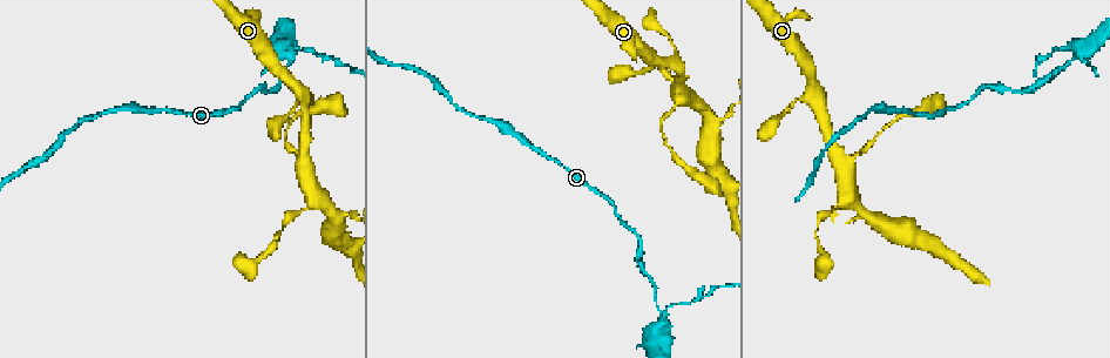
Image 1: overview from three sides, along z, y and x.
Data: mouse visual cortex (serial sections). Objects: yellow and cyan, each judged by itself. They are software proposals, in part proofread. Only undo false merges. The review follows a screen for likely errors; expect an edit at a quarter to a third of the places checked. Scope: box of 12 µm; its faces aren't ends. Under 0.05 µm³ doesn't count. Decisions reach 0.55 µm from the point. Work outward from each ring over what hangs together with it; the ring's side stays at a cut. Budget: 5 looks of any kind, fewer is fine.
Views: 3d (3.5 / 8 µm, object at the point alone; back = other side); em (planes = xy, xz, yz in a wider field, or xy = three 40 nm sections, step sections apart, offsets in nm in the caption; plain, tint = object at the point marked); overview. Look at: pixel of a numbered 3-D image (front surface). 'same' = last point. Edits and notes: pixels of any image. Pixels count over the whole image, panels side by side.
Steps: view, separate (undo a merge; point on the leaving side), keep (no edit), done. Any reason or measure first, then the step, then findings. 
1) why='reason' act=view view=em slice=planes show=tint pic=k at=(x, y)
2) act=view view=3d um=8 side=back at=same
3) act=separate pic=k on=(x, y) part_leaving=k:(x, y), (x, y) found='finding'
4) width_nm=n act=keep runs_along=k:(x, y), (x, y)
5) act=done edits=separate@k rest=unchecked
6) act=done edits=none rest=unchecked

why='arms part here' act=view view=3d um=3.5 pic=1 at=(851, 161)

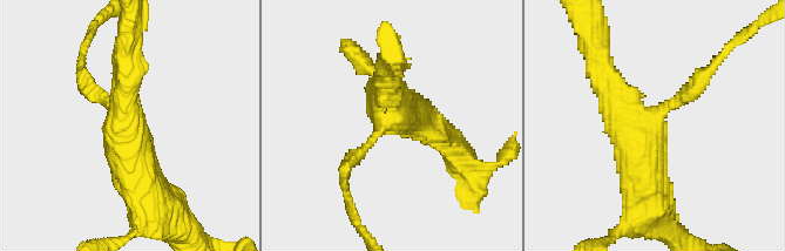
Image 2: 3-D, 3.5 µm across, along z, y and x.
arms=3 arm_widths_nm=150,350,600 why='shape alone is not enough' act=view view=em slice=planes show=tint pic=2 at=(385, 121)

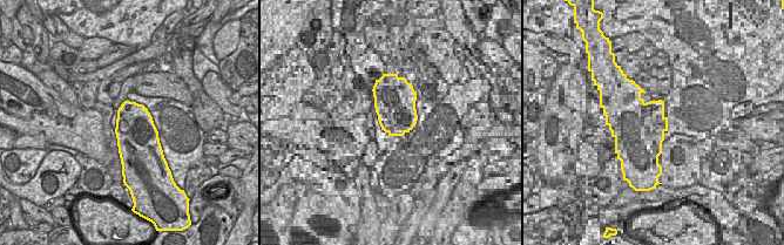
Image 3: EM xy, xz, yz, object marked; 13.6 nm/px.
width_nm=550 act=keep runs_along=2:(600, 69), (638, 142), (651, 207) found='continuous, no second cell'

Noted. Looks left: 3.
why='three arms meet' act=view view=3d um=3.5 pic=1 at=(284, 53)

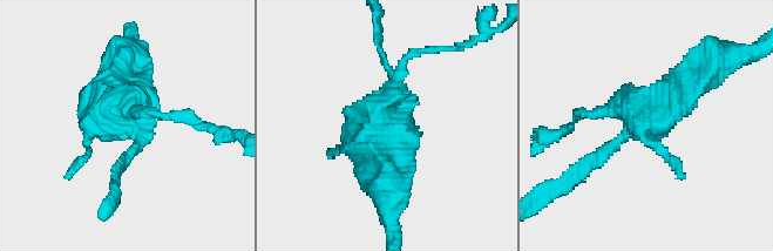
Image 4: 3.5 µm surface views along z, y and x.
why='shape alone is not enough' act=view view=em slice=xy step=3 show=tint pic=4 at=(125, 120)

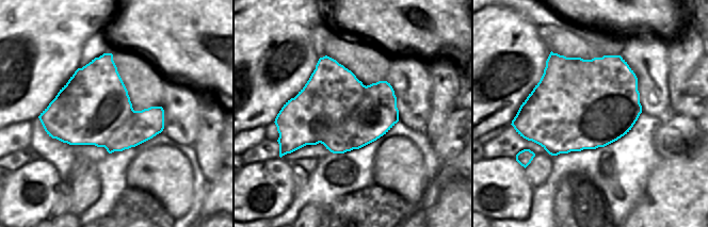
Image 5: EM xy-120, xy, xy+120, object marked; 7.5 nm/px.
width_nm=550 act=separate pic=4 on=(584, 114) found='two cells meet here'

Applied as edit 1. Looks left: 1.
act=done edits=separate@4 rest=unchecked

